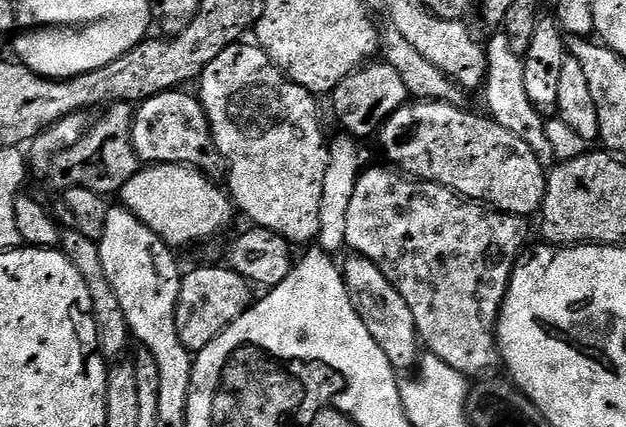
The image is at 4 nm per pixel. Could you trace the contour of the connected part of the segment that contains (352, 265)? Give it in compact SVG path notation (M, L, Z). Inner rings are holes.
M355 254L349 257L349 260L342 264L342 277L346 294L350 298L350 306L354 306L358 318L362 318L366 330L370 330L393 368L403 370L410 367L416 360L416 348L418 349L416 323L414 314L410 314L410 306L406 306L404 299L396 293L394 286L374 262Z

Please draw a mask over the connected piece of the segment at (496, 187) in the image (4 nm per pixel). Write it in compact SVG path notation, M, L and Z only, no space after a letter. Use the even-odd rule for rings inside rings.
M409 102L399 108L378 129L380 144L388 155L387 163L421 182L440 184L465 200L479 202L497 212L508 212L511 216L531 217L531 212L533 215L544 200L546 168L540 165L541 157L533 153L524 140L487 115L475 116L462 109L443 102Z

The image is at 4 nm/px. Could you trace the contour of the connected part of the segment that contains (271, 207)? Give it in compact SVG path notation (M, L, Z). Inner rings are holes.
M237 42L210 62L198 77L198 99L212 128L215 151L228 167L226 191L235 207L249 216L257 228L272 231L293 245L315 241L320 231L320 198L328 165L328 150L320 120L316 117L317 97L293 84L255 43Z

